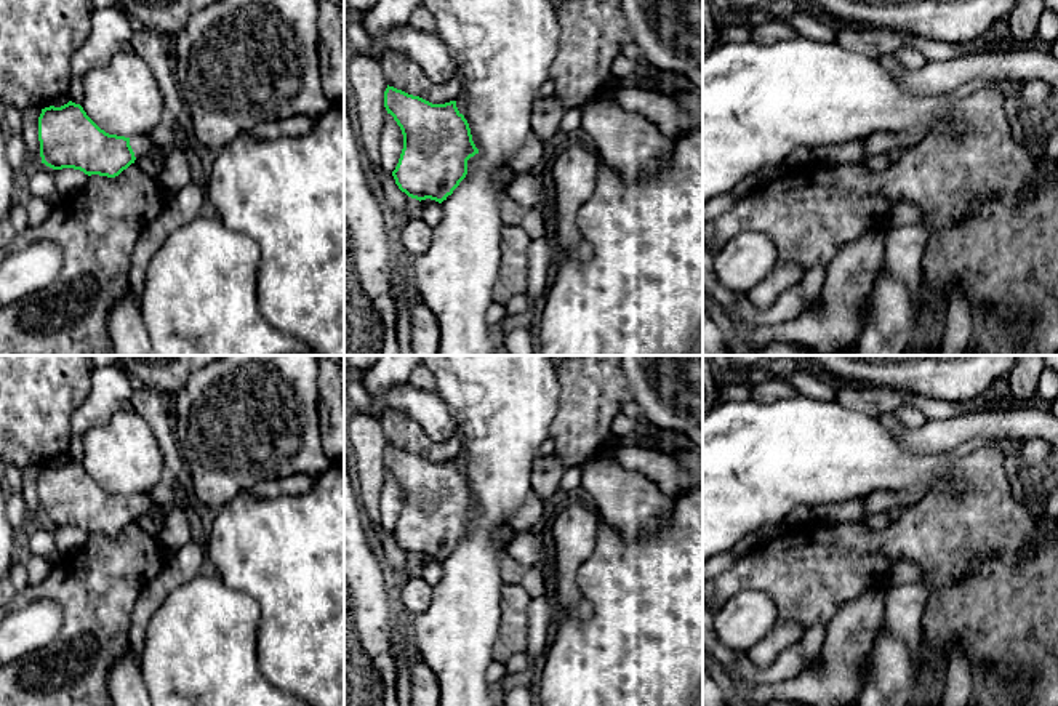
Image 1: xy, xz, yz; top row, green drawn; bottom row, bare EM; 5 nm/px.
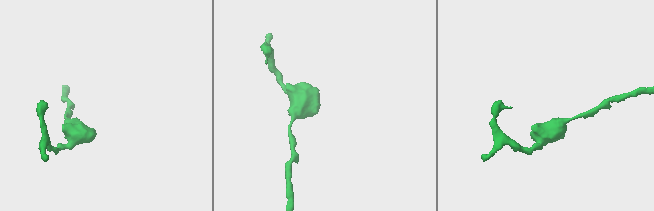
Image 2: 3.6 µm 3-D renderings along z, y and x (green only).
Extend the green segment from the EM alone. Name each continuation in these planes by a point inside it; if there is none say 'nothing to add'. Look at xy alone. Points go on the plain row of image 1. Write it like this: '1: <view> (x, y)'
1: xy (143, 505)

